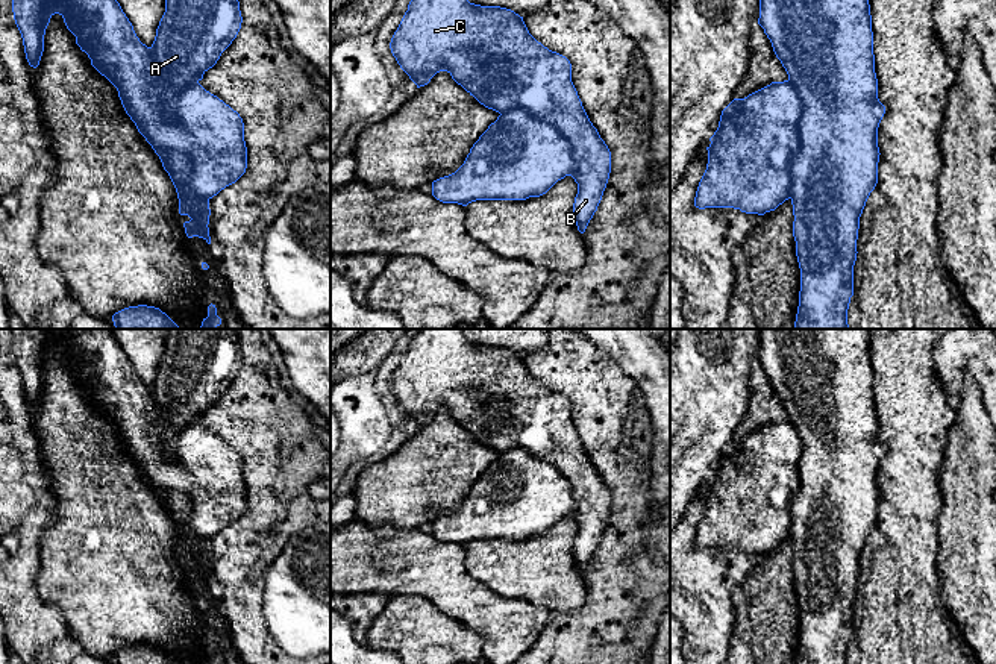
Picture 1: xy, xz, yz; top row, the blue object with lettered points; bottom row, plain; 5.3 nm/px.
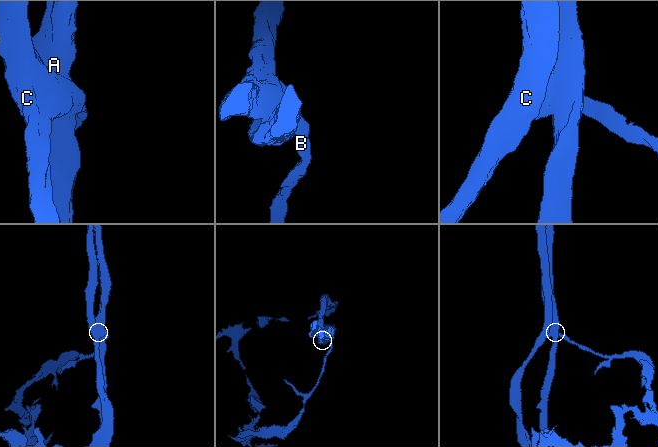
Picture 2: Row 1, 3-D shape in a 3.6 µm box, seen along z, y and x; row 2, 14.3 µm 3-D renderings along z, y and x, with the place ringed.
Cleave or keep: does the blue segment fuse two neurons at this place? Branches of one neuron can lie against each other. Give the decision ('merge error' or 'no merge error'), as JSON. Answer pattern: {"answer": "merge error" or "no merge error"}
{"answer": "merge error"}

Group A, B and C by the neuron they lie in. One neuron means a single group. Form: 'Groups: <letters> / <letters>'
Groups: A / B C

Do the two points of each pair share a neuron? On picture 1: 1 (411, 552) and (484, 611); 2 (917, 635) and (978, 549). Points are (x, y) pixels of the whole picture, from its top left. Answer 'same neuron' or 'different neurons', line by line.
1: same neuron
2: different neurons

